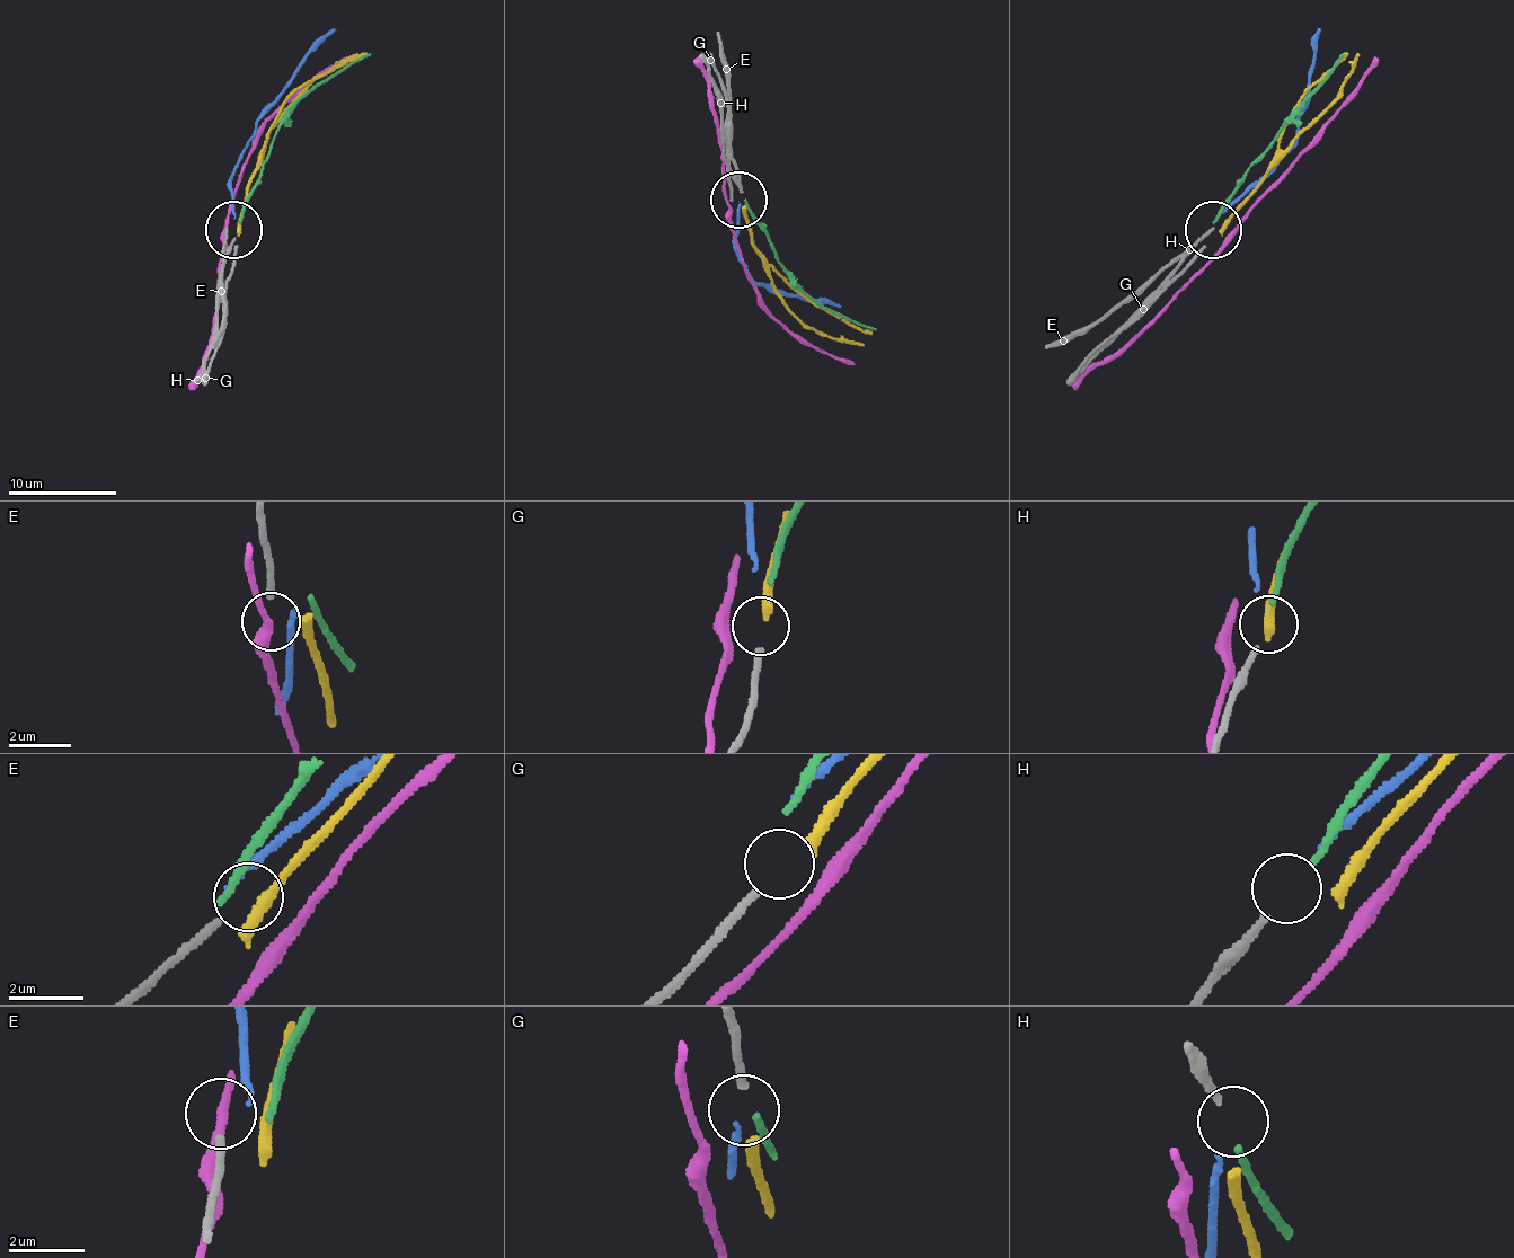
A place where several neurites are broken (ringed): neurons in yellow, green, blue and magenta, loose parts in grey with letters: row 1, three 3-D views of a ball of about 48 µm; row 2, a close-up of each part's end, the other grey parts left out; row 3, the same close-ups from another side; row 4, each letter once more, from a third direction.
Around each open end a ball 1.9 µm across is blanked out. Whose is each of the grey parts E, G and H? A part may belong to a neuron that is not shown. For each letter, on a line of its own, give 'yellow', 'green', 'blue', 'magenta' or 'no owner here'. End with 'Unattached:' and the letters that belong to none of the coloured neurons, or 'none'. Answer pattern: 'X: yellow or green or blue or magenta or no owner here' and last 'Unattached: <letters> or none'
E: no owner here
G: yellow
H: green
Unattached: E

